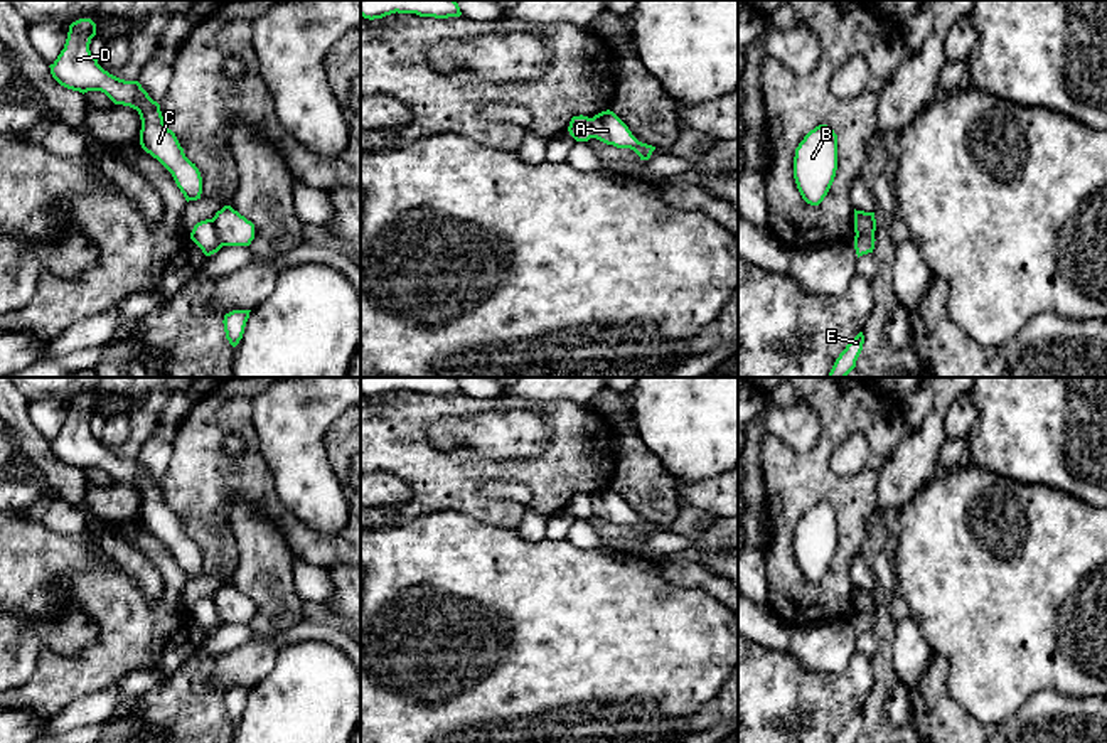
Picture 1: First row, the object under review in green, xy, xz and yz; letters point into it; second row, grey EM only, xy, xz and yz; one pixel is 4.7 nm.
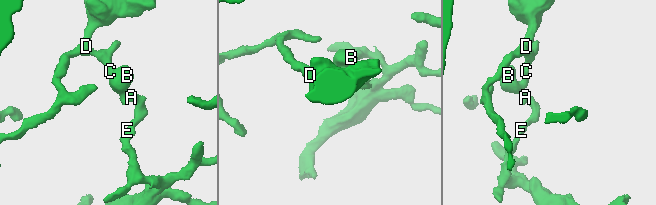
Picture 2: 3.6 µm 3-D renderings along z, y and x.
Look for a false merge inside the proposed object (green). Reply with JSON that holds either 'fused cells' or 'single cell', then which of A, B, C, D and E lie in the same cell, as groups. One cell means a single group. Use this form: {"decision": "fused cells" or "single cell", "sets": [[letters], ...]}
{"decision": "fused cells", "sets": [["A", "E"], ["B", "C", "D"]]}

